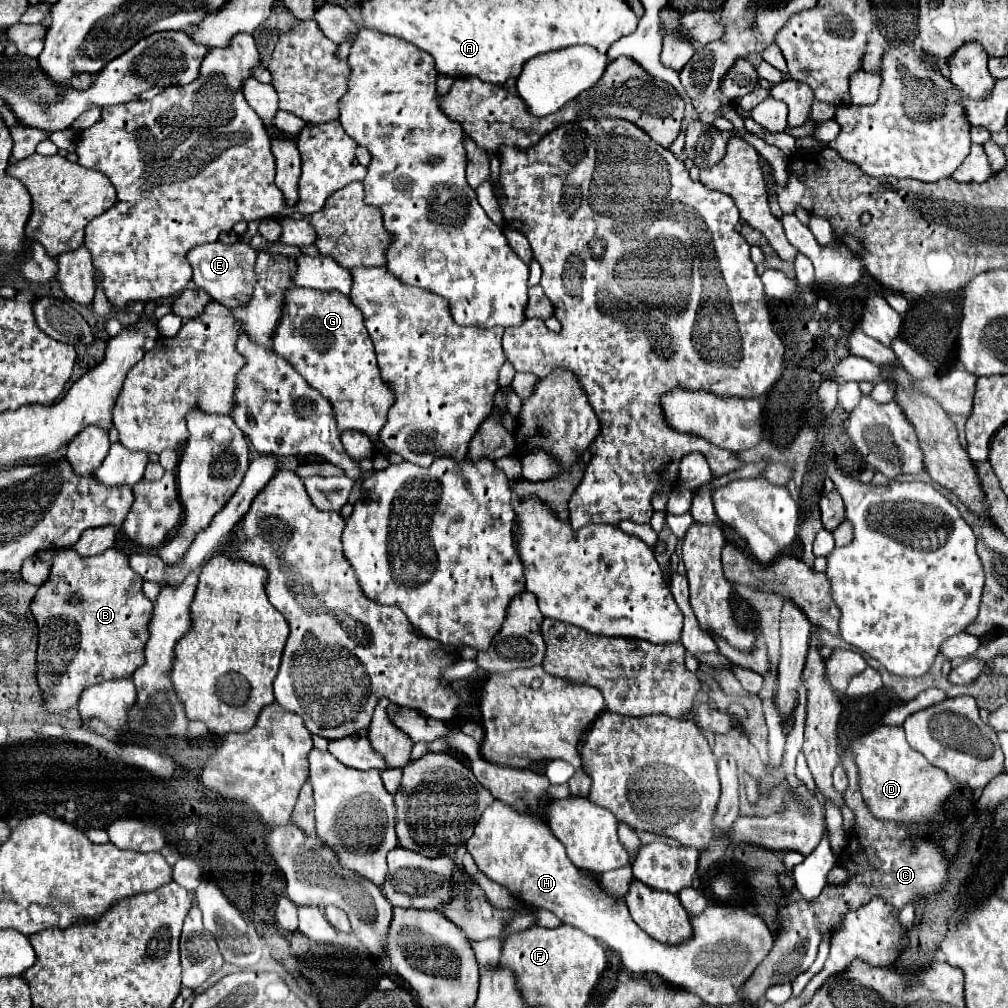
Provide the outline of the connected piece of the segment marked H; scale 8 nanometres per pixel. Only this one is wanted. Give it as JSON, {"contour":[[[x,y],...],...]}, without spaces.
{"contour":[[[494,801],[478,819],[474,827],[474,835],[466,843],[468,853],[474,857],[480,871],[484,871],[492,881],[504,885],[510,889],[510,893],[520,901],[548,909],[552,911],[562,923],[572,925],[588,933],[590,937],[602,941],[606,947],[616,951],[622,959],[622,965],[632,973],[656,973],[662,979],[666,979],[674,987],[682,987],[690,993],[698,993],[698,997],[708,1005],[730,1005],[740,1001],[738,989],[740,985],[752,975],[752,971],[764,961],[764,957],[774,947],[774,937],[764,923],[762,917],[750,913],[744,907],[736,905],[710,905],[702,915],[696,915],[690,919],[694,927],[694,935],[690,941],[680,945],[664,945],[652,939],[648,933],[644,933],[630,917],[628,907],[622,899],[614,899],[606,895],[598,883],[572,865],[572,861],[566,855],[564,845],[552,835],[552,831],[546,827],[546,823],[534,815],[524,815],[514,811],[512,807],[506,807],[504,803]]]}

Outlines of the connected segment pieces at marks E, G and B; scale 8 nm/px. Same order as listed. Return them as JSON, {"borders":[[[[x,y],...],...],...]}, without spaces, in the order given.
{"borders":[[[[236,241],[236,243],[210,243],[210,245],[198,245],[192,251],[188,251],[188,263],[192,265],[194,277],[192,281],[212,295],[212,299],[224,303],[226,307],[238,307],[240,301],[236,299],[238,293],[250,293],[254,289],[254,261],[256,261],[256,249],[250,245]]],[[[294,287],[292,291],[288,291],[282,323],[276,327],[274,333],[274,353],[286,359],[310,383],[310,387],[314,387],[322,397],[332,403],[332,411],[336,415],[340,431],[362,431],[377,444],[391,464],[403,461],[400,455],[390,452],[378,437],[380,429],[386,425],[386,415],[394,403],[394,395],[380,379],[374,345],[370,343],[362,313],[358,311],[358,307],[354,307],[354,303],[350,303],[350,297],[338,295],[338,291],[306,291],[304,287]]],[[[70,547],[66,549],[56,549],[54,551],[54,565],[52,565],[52,571],[50,571],[50,577],[44,585],[40,585],[36,597],[32,599],[32,605],[30,605],[30,611],[36,619],[36,625],[38,625],[38,651],[36,651],[36,679],[38,679],[38,687],[40,687],[40,693],[42,693],[42,699],[44,699],[44,711],[46,713],[56,713],[56,715],[62,715],[62,713],[68,713],[70,709],[76,707],[82,691],[90,685],[96,685],[96,683],[102,683],[106,679],[128,679],[132,677],[132,671],[136,671],[142,663],[144,663],[144,645],[146,645],[146,623],[150,621],[150,611],[152,611],[152,601],[142,593],[142,579],[130,569],[128,565],[128,557],[116,549],[106,549],[102,555],[98,557],[86,557],[82,559],[80,555],[74,555],[74,551]]]]}

